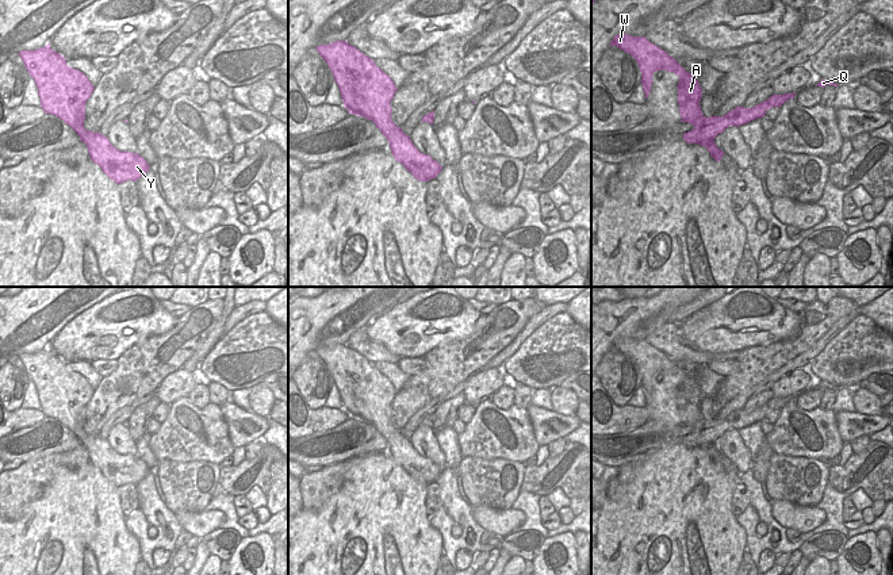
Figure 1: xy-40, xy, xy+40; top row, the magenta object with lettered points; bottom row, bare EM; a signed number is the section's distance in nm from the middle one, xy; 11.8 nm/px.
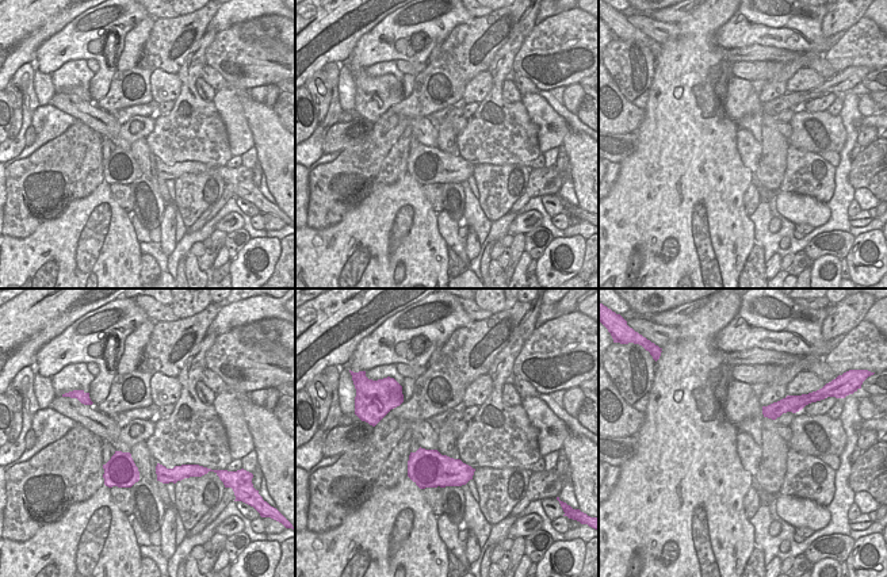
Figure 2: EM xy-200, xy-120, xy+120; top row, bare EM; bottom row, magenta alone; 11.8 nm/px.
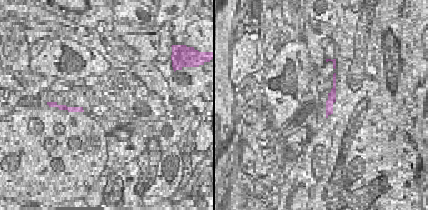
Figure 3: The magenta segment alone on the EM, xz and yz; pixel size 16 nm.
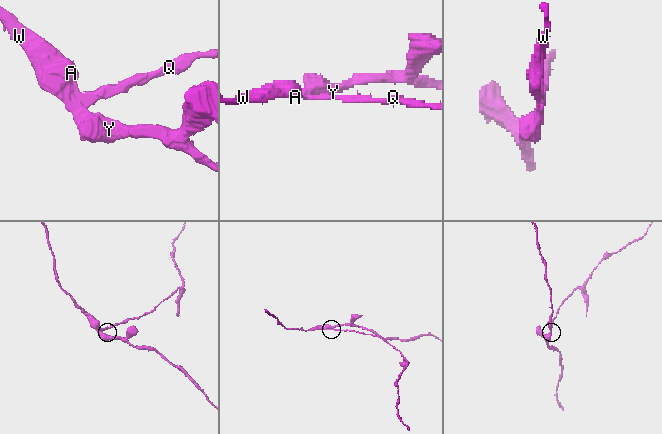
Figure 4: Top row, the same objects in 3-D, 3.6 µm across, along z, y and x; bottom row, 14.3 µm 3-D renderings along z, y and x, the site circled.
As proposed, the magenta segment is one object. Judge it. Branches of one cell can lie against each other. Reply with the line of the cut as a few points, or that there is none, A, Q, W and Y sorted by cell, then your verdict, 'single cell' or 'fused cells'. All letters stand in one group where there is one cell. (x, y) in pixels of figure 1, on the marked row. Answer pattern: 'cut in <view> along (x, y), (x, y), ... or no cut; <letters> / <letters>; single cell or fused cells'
cut in xy+40 along (713, 141), (696, 140), (693, 142); A W Y / Q; fused cells

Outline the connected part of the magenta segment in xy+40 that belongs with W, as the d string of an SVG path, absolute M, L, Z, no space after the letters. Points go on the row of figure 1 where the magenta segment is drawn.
M618 34L613 38L610 46L617 46L625 53L629 53L639 64L641 72L641 85L648 97L652 74L658 70L672 72L679 77L678 83L678 104L681 122L691 123L693 119L702 118L700 100L702 97L702 89L695 77L686 72L672 57L664 50L651 43L645 37L632 37L626 34Z

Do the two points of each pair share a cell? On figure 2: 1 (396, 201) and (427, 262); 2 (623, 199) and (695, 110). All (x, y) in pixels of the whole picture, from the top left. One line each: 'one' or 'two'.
1: one
2: one

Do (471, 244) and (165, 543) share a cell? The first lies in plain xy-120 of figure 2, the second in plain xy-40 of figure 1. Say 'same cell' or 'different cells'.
different cells

